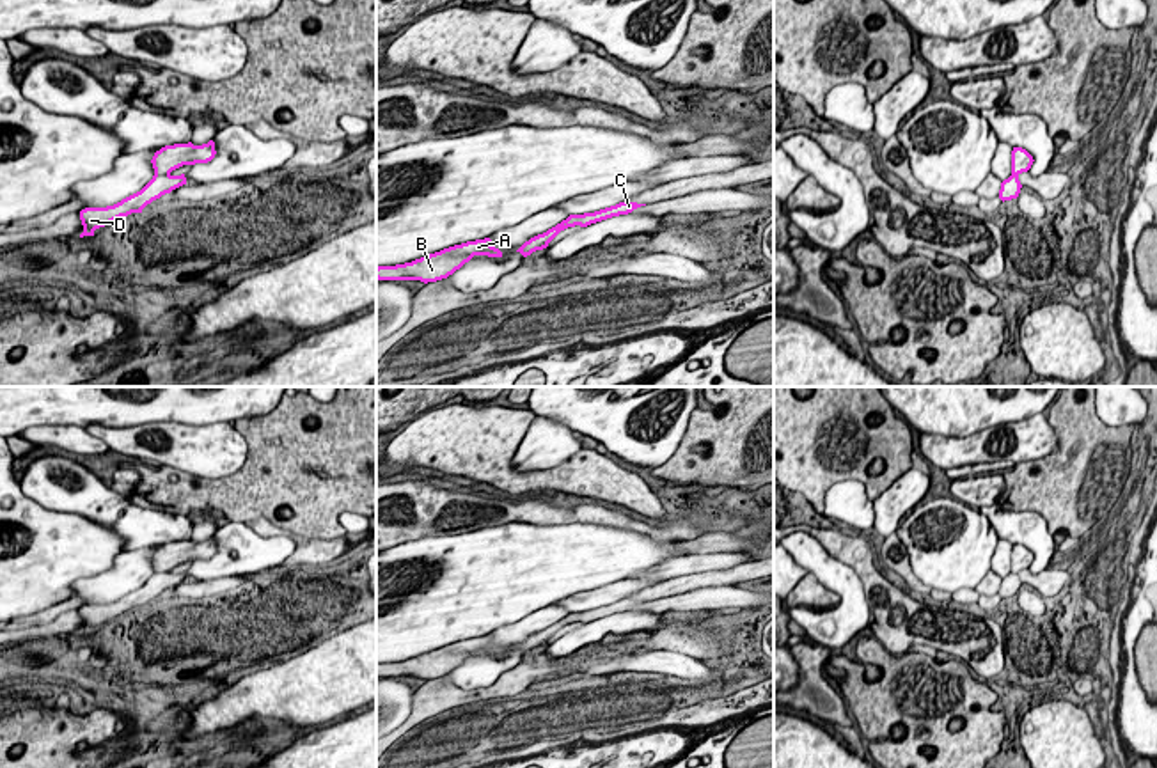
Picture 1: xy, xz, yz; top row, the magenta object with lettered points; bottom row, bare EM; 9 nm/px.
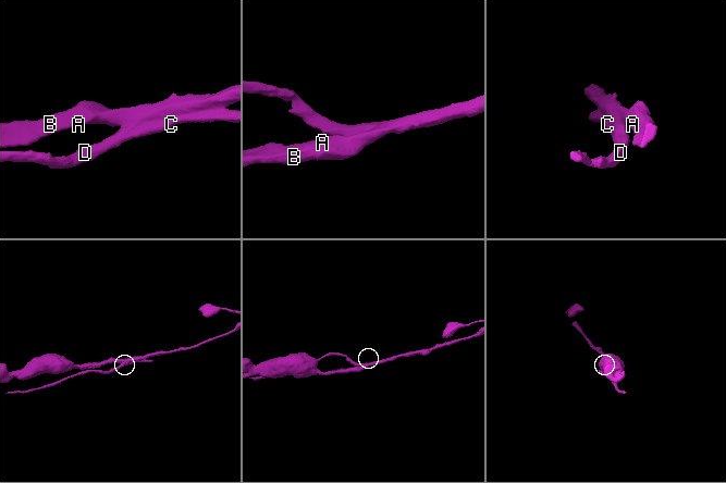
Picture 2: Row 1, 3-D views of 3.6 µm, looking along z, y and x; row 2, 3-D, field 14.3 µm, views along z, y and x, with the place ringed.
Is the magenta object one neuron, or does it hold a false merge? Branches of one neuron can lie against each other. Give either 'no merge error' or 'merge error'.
merge error

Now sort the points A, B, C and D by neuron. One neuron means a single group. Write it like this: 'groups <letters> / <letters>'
groups A B / C D

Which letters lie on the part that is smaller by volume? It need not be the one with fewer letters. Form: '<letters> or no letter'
C, D

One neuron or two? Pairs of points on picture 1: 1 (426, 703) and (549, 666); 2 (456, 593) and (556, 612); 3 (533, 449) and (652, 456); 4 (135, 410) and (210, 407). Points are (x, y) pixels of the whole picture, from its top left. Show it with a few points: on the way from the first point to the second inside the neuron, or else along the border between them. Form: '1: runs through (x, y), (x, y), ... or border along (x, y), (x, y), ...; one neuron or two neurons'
1: runs through (456, 696), (487, 694), (519, 680); one neuron
2: border along (552, 603), (501, 625); two neurons
3: border along (536, 414), (554, 417), (572, 431); two neurons
4: runs through (153, 407), (192, 407); one neuron

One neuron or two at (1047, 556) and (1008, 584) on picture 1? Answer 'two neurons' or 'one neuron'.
two neurons

